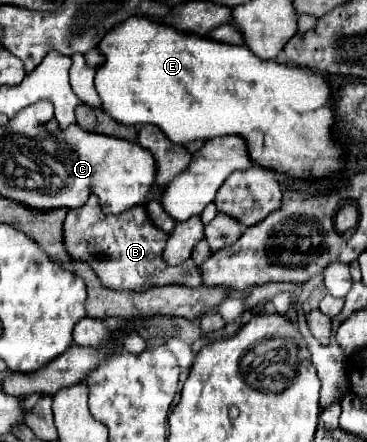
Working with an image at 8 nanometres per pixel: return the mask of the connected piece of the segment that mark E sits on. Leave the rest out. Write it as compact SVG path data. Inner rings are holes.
M130 16L128 20L124 20L124 24L114 26L98 44L102 62L96 68L96 92L102 100L102 108L120 124L128 124L128 126L138 126L138 124L154 124L158 128L162 128L162 132L166 132L166 136L170 140L174 140L174 144L188 144L194 140L208 140L214 136L226 136L226 134L242 134L242 138L248 142L250 148L250 156L254 156L254 160L266 168L278 170L278 172L286 172L294 178L304 178L304 176L314 176L314 178L322 178L322 176L330 176L330 174L338 174L342 170L342 148L340 144L334 144L334 136L330 136L330 124L334 114L330 112L330 86L326 84L326 80L310 70L300 70L300 68L290 68L286 64L278 64L274 60L262 60L258 58L252 50L248 50L246 46L232 46L232 44L224 44L218 40L210 40L204 36L194 36L194 34L186 34L180 32L172 26L160 24L150 20L148 16Z

